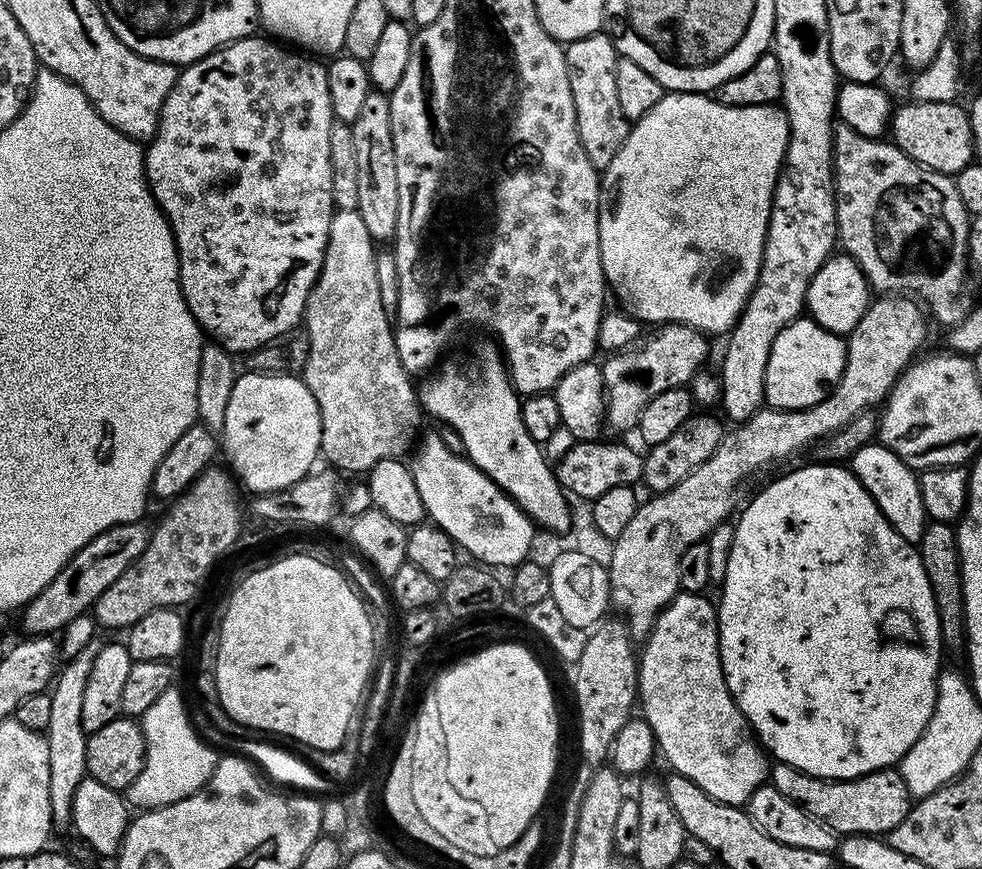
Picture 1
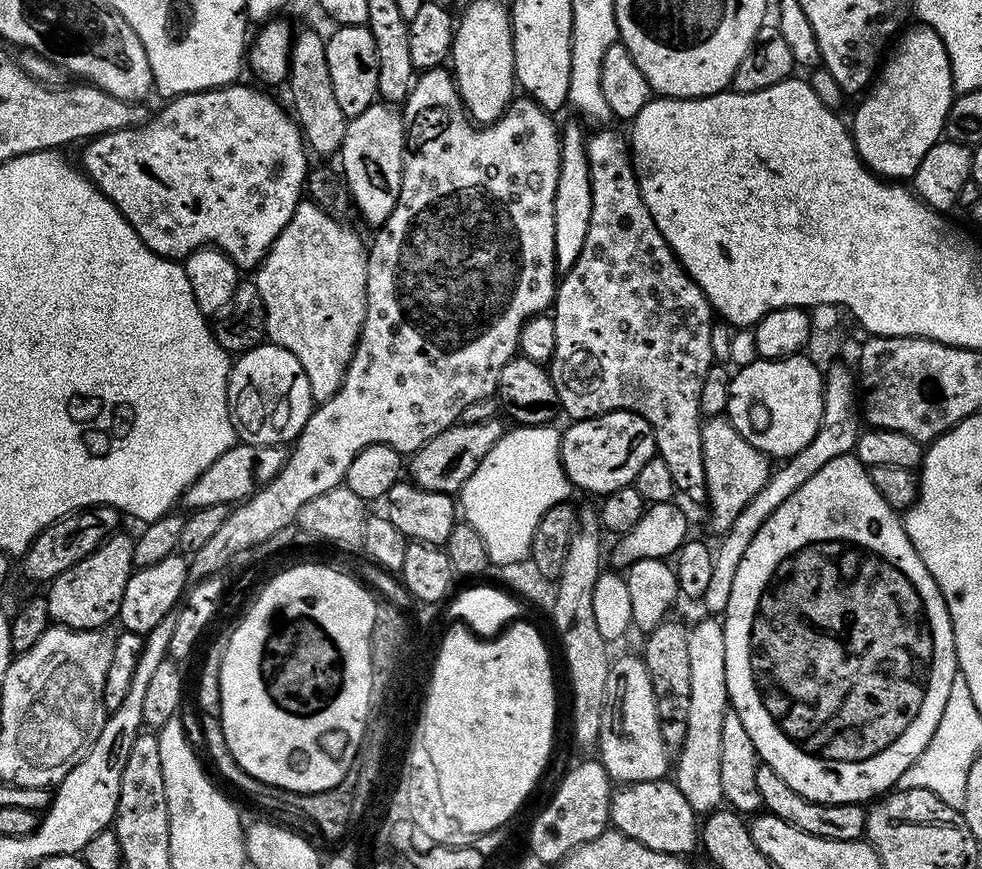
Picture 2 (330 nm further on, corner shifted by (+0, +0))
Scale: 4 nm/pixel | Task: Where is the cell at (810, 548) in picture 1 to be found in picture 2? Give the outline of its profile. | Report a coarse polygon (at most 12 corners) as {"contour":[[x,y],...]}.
{"contour":[[855,454],[770,514],[726,686],[795,792],[899,785],[958,675]]}

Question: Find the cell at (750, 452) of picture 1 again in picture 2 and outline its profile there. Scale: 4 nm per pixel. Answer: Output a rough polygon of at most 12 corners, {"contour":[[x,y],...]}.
{"contour":[[703,421],[712,528],[724,534],[768,482],[765,456],[728,421]]}

